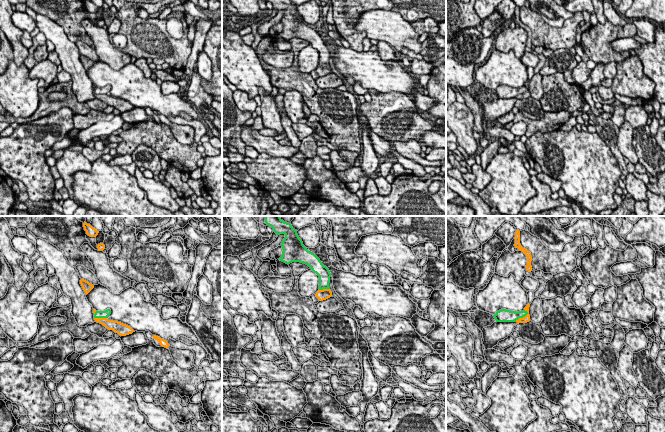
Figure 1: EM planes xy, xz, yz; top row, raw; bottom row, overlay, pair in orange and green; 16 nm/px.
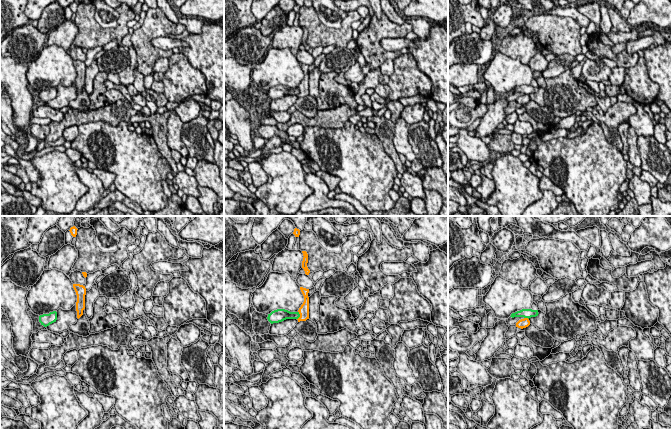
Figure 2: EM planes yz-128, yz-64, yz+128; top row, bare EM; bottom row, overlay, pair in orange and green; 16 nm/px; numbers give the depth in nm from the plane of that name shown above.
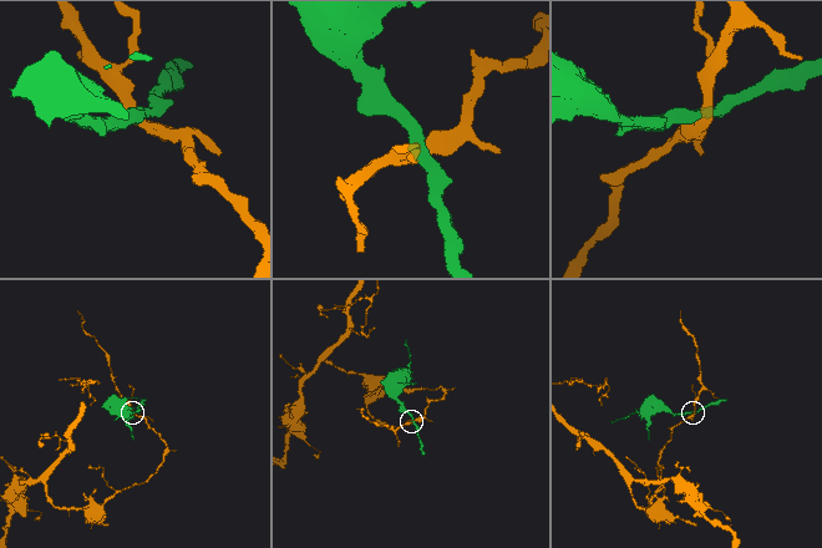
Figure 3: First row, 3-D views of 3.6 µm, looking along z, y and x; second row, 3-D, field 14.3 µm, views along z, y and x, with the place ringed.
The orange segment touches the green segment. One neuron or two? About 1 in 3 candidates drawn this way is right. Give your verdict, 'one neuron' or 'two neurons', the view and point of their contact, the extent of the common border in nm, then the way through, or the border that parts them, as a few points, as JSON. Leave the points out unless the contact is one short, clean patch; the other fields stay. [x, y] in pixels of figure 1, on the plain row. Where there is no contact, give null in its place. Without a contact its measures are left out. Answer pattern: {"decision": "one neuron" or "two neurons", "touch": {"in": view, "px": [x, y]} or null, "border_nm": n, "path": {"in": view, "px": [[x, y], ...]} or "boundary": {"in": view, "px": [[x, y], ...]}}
{"decision": "two neurons", "touch": {"in": "yz", "px": [521, 94]}, "border_nm": 260, "boundary": {"in": "yz", "px": [[528, 88], [515, 97]]}}

